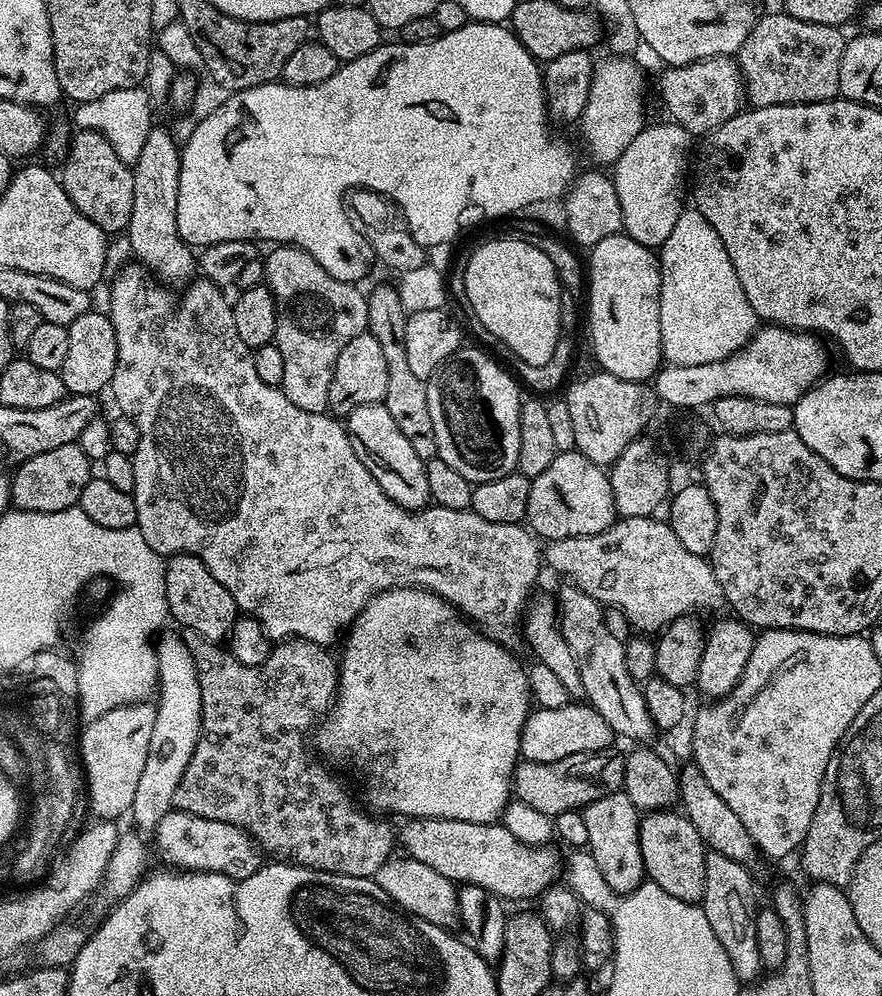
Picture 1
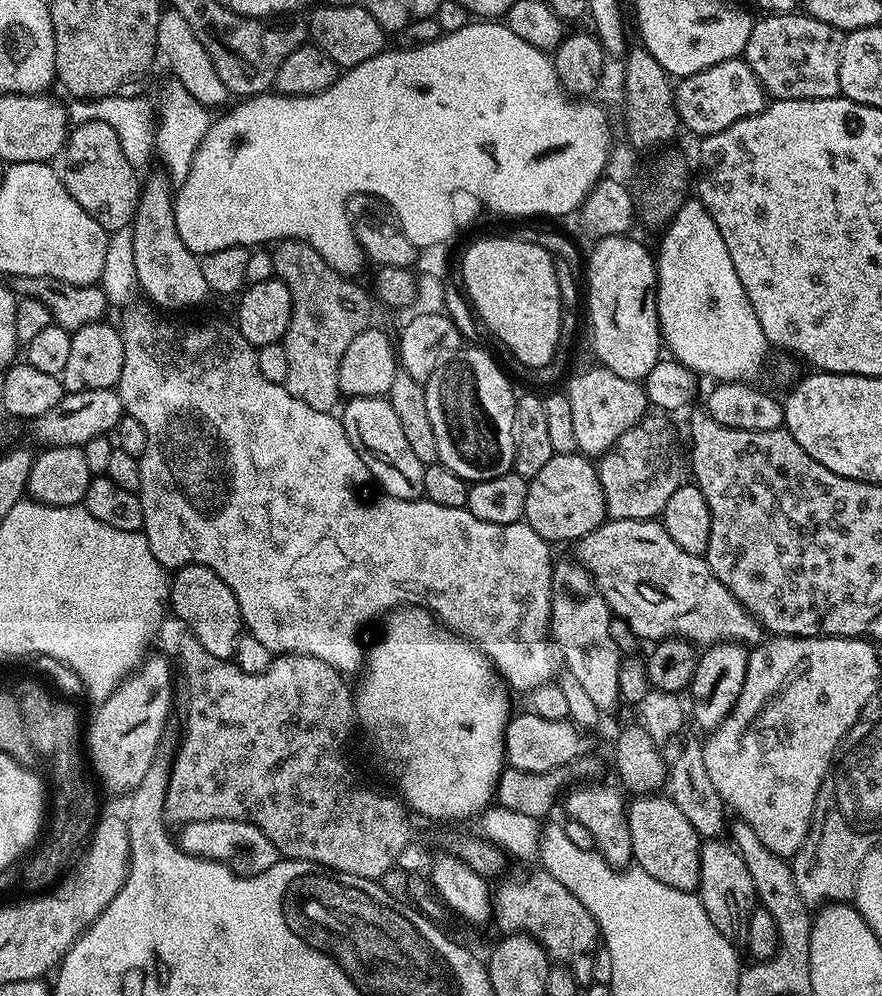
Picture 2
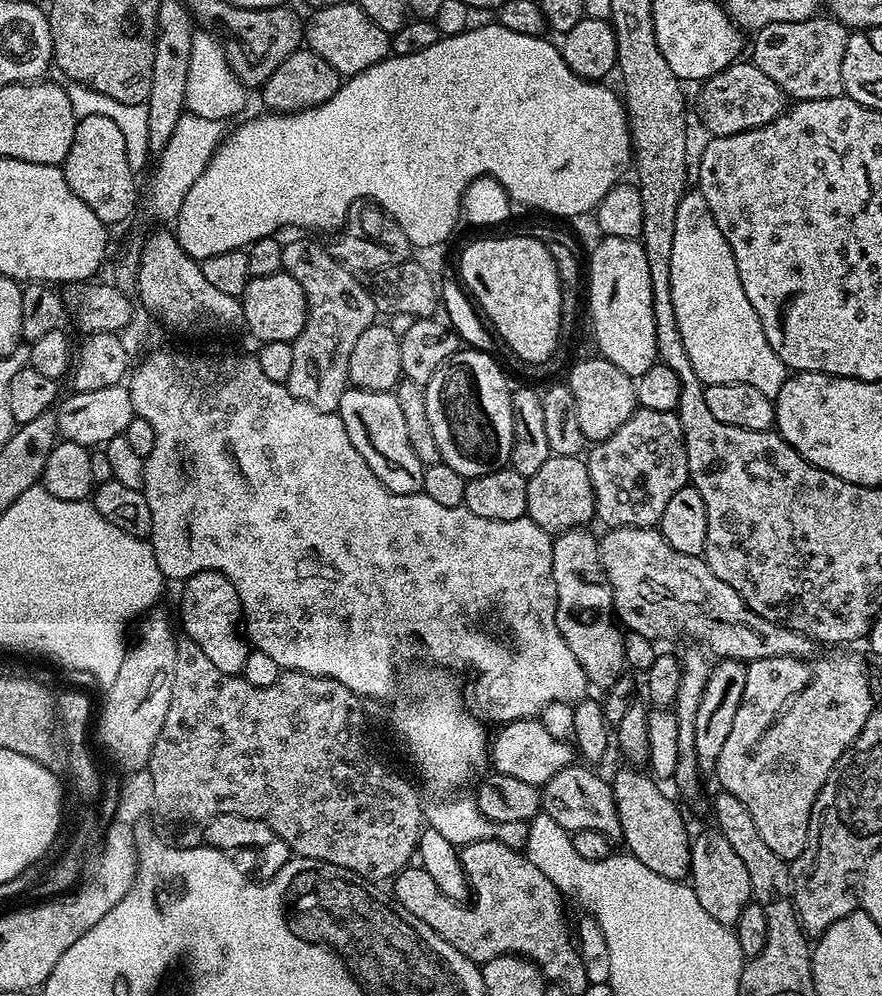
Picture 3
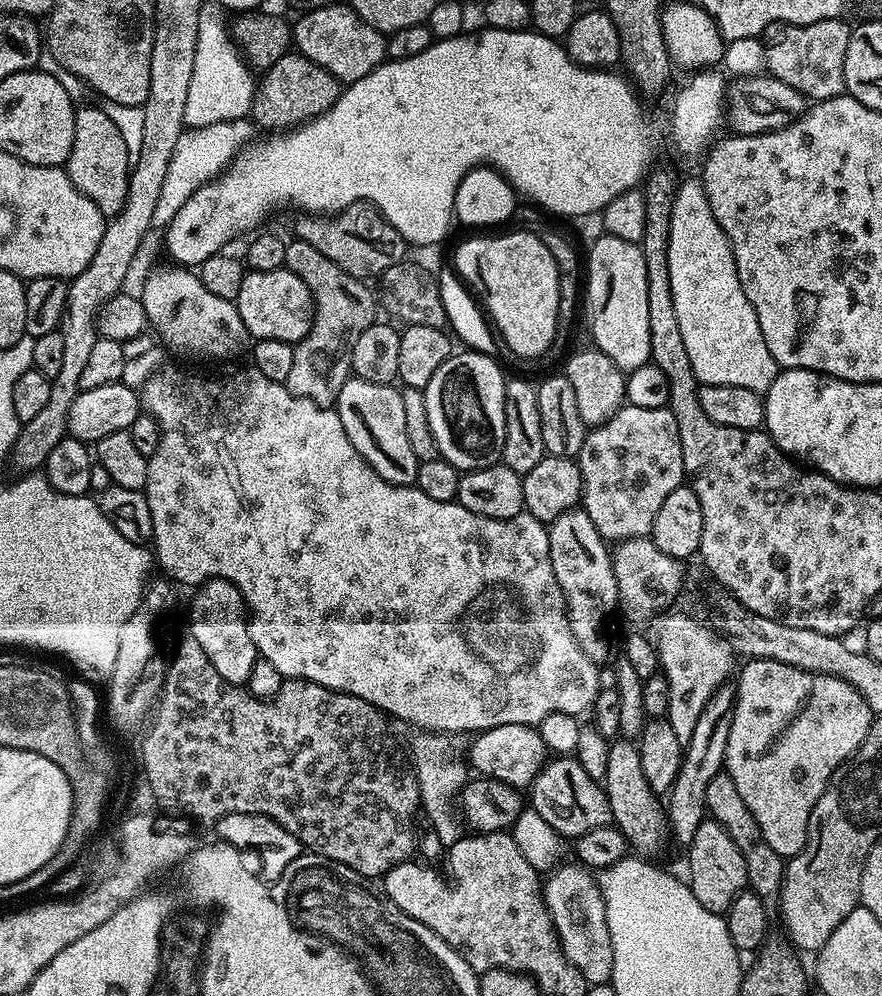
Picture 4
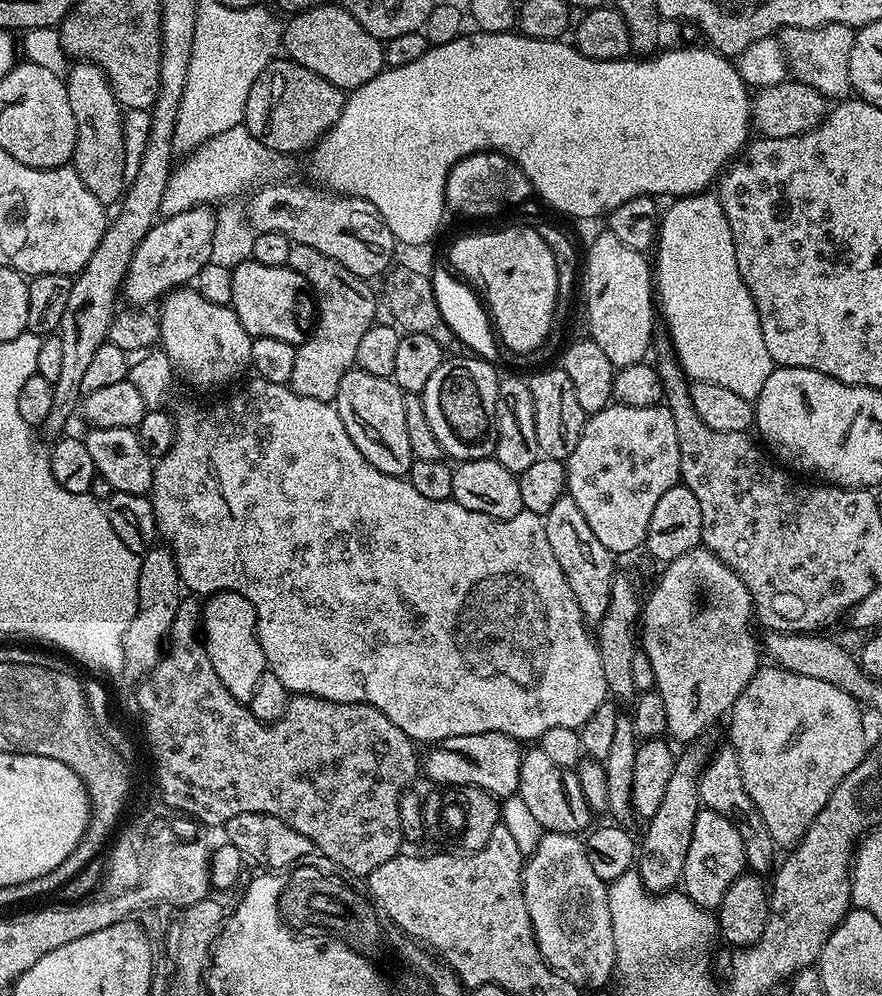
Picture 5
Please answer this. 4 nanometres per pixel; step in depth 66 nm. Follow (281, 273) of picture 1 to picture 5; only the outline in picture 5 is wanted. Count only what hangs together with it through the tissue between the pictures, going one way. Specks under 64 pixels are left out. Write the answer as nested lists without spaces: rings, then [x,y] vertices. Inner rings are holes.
[[[293,244],[287,267],[294,269],[312,287],[318,315],[305,344],[299,345],[294,358],[294,374],[290,381],[293,392],[315,400],[335,401],[338,386],[344,375],[353,368],[362,334],[370,330],[378,311],[378,296],[372,293],[372,284],[361,276],[350,274],[346,266],[338,266],[334,258],[318,254],[314,246]]]

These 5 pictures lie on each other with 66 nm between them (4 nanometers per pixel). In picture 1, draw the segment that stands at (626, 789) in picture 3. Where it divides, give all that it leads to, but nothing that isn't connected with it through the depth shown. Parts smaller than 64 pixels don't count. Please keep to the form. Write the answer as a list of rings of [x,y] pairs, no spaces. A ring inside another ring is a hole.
[[[676,810],[650,812],[641,815],[638,846],[642,846],[645,877],[662,886],[682,902],[700,904],[706,894],[706,858],[708,852],[704,839],[694,830],[688,817]]]

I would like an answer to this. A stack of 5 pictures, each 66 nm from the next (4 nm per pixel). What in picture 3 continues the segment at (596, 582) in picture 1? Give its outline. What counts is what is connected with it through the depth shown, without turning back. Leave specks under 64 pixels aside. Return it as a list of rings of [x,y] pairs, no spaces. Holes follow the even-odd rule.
[[[610,528],[599,537],[600,561],[604,567],[604,579],[612,587],[612,607],[619,623],[627,631],[642,634],[656,642],[659,636],[689,636],[689,641],[703,646],[713,657],[725,660],[751,662],[762,658],[798,658],[808,660],[817,655],[817,641],[798,630],[790,630],[781,624],[754,614],[738,594],[738,590],[726,586],[714,570],[699,556],[678,554],[656,528]]]

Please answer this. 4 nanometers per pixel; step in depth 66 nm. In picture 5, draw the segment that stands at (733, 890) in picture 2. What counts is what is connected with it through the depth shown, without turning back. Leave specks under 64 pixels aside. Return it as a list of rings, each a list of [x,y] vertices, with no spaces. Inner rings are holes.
[[[701,807],[698,818],[694,818],[690,850],[686,850],[686,866],[682,877],[684,895],[690,897],[699,908],[719,909],[722,898],[726,898],[726,890],[730,890],[732,883],[745,872],[744,847],[736,824],[714,810]]]

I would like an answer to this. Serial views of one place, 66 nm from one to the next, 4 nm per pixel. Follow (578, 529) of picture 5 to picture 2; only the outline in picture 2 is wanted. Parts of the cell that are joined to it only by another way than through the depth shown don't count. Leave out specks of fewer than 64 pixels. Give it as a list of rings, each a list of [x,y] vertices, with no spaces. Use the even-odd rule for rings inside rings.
[[[575,558],[557,559],[552,566],[550,636],[562,657],[563,667],[578,678],[588,697],[594,701],[594,706],[601,710],[617,707],[620,698],[618,666],[622,653],[618,646],[614,646],[614,638],[610,638],[610,622],[613,619],[612,609],[596,589],[584,565]]]

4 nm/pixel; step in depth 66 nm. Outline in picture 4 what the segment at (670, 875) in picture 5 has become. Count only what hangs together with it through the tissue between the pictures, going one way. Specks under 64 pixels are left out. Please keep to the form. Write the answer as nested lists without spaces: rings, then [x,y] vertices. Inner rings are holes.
[[[732,682],[723,684],[706,704],[702,718],[698,718],[698,726],[694,726],[694,734],[690,734],[690,742],[684,745],[684,761],[680,763],[672,789],[666,793],[668,832],[680,846],[691,842],[698,826],[706,819],[706,786],[710,786],[710,778],[717,776],[724,767],[726,742],[730,742],[730,726],[735,709],[736,685]]]

